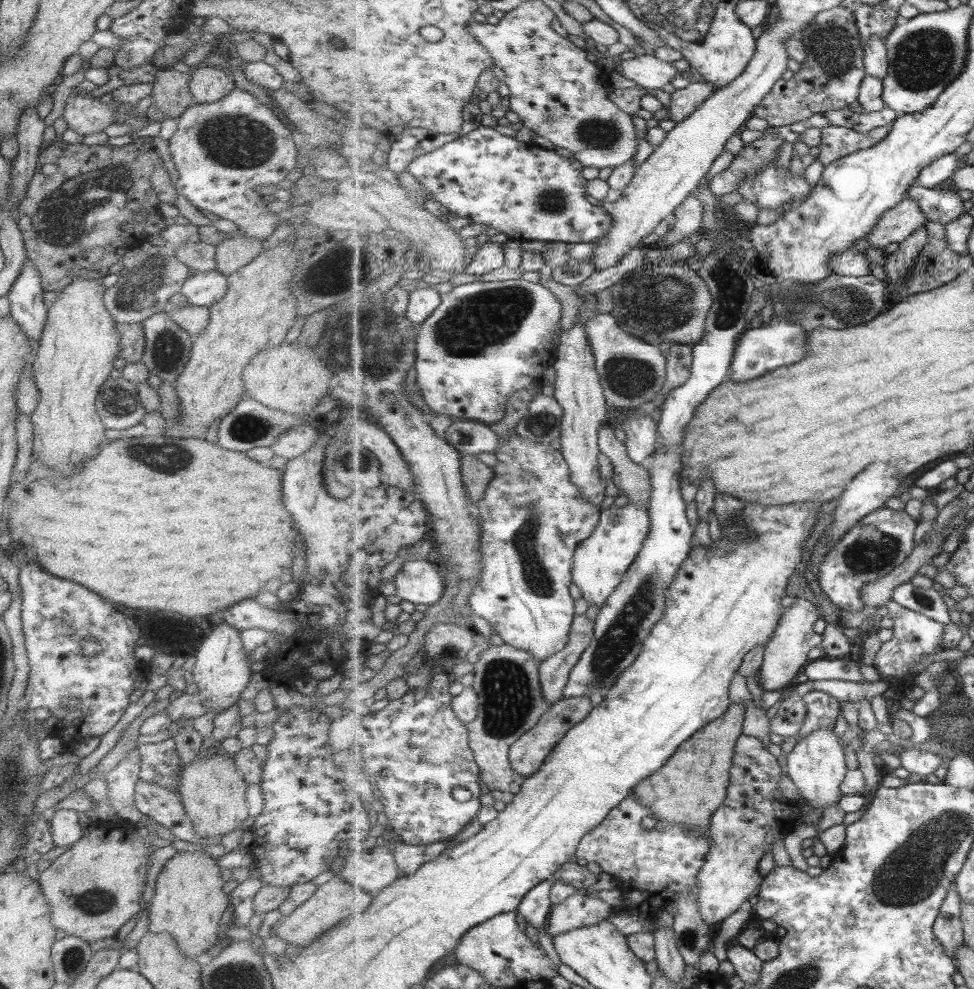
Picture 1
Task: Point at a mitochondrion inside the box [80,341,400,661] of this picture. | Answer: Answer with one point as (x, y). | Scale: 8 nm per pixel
(161, 458)

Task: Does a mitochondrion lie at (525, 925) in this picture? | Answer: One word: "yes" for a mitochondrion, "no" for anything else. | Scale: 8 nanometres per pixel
no

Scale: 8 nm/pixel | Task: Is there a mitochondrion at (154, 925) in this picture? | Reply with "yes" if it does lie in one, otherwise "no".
no

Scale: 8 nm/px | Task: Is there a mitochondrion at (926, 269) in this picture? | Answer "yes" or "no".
yes

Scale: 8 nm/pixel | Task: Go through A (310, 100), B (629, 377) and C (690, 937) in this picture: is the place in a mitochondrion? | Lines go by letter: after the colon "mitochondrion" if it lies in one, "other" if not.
A: other
B: mitochondrion
C: mitochondrion

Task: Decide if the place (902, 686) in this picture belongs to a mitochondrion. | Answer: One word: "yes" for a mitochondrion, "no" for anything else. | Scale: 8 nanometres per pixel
no

